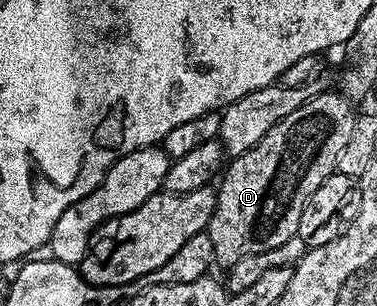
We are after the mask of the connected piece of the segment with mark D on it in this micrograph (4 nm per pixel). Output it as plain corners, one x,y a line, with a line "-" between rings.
314,92
303,107
291,111
291,115
287,115
287,119
279,119
279,123
275,123
275,127
271,127
271,131
267,131
267,135
263,135
263,139
259,139
259,143
255,143
255,147
251,147
245,153
240,153
238,157
232,158
228,162
227,168
219,177
221,186
216,186
215,189
217,202
215,203
215,211
211,215
207,230
211,239
211,247
213,248
213,259
218,266
233,266
239,259
244,259
247,255
258,255
260,252
270,251
271,248
282,246
287,239
298,236
297,228
300,225
300,217
305,214
305,205
316,196
320,191
321,185
337,172
339,154
343,152
343,147
346,143
351,140
351,130
355,128
355,123
357,122
358,114
356,112
353,113
353,109
355,109
354,102
350,101
348,97
342,95
340,92
337,93

